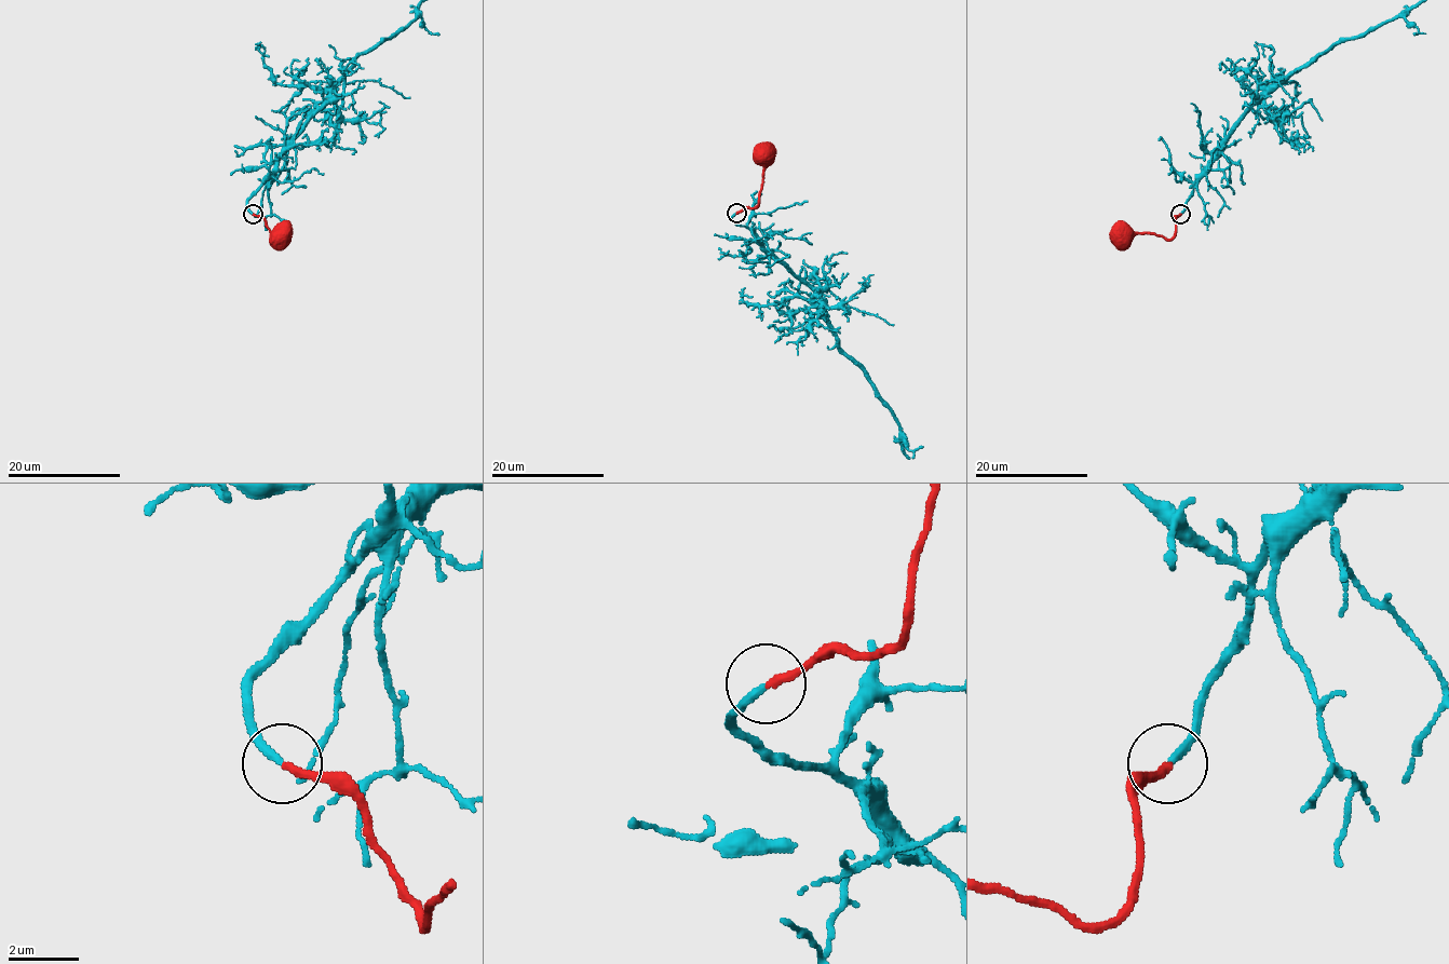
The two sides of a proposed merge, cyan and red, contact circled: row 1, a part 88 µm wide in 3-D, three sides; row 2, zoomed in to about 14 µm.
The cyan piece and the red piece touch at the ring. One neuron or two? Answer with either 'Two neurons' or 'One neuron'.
One neuron

